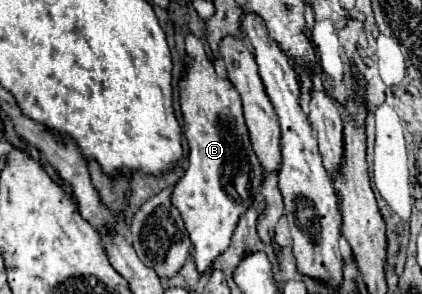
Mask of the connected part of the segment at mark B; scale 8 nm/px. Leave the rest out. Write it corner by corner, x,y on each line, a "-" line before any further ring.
185,36
185,50
189,64
179,80
179,102
189,142
189,164
181,180
173,186
171,204
181,212
193,242
195,264
199,272
205,272
211,262
227,250
239,216
245,214
253,202
251,184
263,182
263,166
251,148
241,98
235,86
227,78
217,76
215,66
207,58
203,42
197,36

